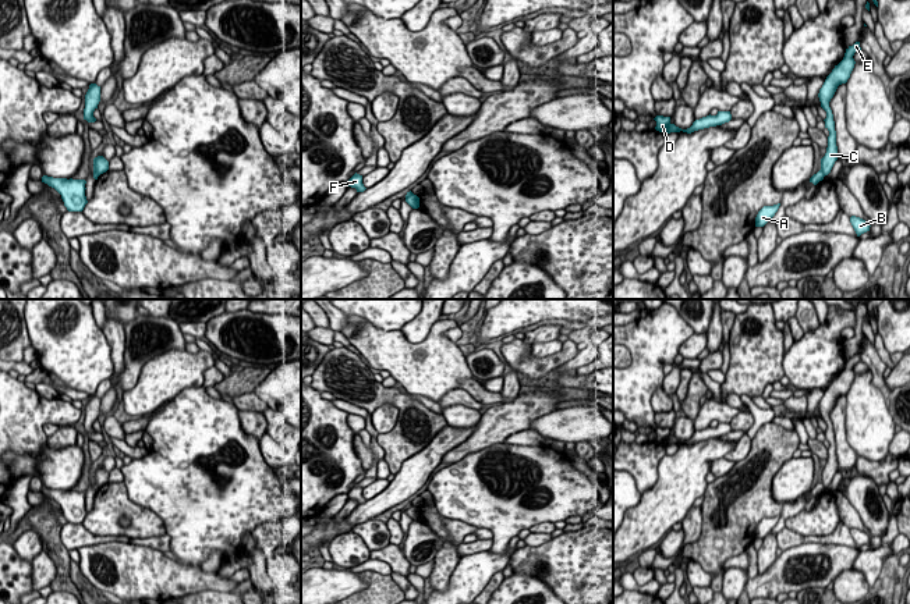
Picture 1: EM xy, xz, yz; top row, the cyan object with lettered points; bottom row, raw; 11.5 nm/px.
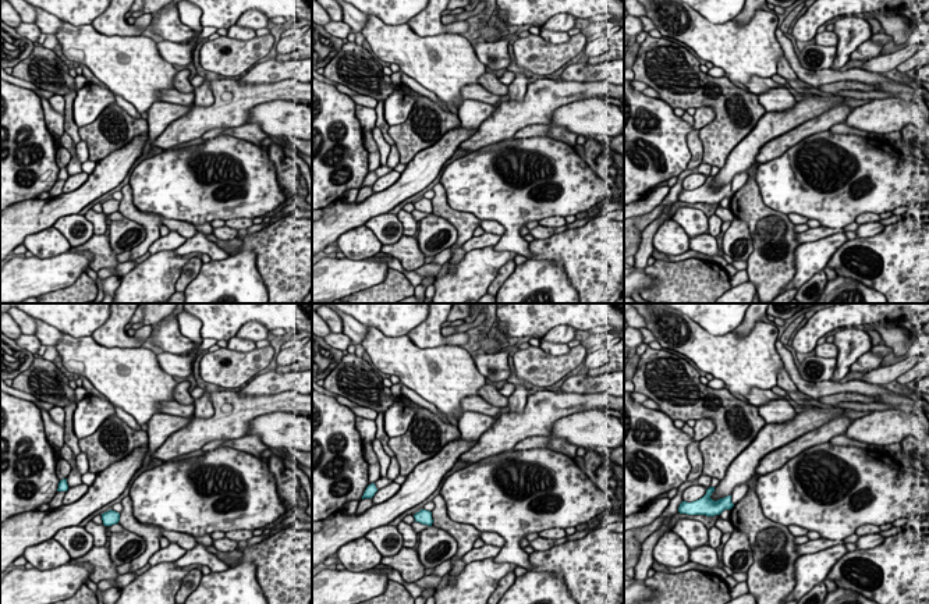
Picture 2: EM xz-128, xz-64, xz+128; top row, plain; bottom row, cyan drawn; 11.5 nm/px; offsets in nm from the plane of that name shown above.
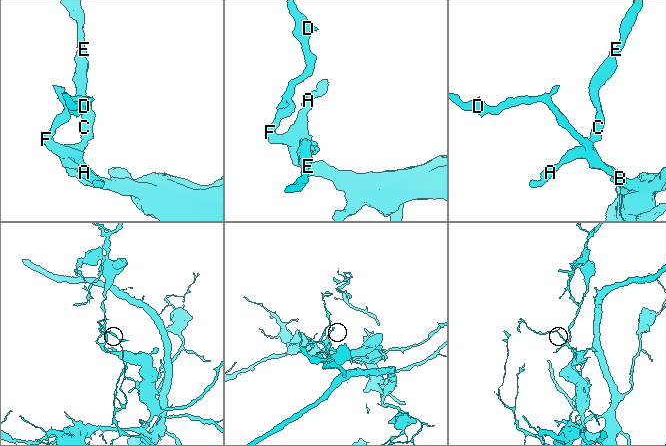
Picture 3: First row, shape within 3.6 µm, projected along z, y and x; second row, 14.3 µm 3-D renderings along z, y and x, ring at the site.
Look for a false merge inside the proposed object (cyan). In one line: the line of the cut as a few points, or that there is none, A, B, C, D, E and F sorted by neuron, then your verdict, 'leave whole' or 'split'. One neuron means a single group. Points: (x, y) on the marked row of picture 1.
cut yz (820, 170), (824, 176); groups A B D F / C E; split

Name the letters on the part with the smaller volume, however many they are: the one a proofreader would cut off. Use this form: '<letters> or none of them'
C, E

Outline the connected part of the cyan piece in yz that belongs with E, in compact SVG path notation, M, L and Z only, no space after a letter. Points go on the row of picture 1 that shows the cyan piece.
M856 42L853 46L849 46L846 49L843 60L838 65L835 65L818 93L821 107L826 111L826 118L824 120L825 128L829 131L826 153L821 159L821 171L824 173L824 175L828 175L831 173L835 161L838 160L836 131L829 102L833 97L838 86L846 84L850 78L850 74L856 64L853 56L858 50L861 50L860 42Z

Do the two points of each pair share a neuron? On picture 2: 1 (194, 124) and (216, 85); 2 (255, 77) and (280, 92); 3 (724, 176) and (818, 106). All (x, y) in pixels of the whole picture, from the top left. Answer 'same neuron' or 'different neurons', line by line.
1: same neuron
2: different neurons
3: same neuron

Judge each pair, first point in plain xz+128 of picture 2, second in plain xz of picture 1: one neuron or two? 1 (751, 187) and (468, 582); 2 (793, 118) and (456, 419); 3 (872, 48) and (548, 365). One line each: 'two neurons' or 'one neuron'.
1: two neurons
2: two neurons
3: two neurons

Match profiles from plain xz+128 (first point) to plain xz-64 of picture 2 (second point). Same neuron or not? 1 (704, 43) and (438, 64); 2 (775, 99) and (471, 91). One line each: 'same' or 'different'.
1: same
2: different

